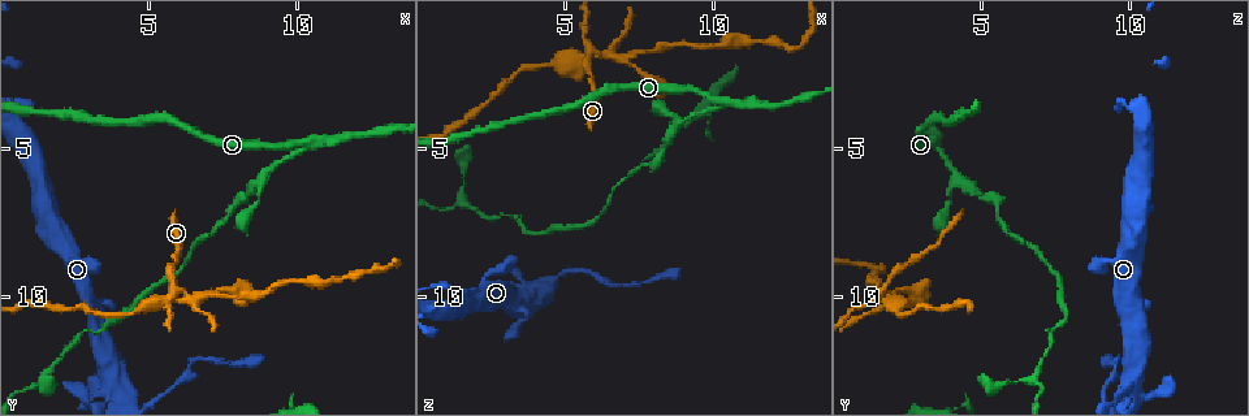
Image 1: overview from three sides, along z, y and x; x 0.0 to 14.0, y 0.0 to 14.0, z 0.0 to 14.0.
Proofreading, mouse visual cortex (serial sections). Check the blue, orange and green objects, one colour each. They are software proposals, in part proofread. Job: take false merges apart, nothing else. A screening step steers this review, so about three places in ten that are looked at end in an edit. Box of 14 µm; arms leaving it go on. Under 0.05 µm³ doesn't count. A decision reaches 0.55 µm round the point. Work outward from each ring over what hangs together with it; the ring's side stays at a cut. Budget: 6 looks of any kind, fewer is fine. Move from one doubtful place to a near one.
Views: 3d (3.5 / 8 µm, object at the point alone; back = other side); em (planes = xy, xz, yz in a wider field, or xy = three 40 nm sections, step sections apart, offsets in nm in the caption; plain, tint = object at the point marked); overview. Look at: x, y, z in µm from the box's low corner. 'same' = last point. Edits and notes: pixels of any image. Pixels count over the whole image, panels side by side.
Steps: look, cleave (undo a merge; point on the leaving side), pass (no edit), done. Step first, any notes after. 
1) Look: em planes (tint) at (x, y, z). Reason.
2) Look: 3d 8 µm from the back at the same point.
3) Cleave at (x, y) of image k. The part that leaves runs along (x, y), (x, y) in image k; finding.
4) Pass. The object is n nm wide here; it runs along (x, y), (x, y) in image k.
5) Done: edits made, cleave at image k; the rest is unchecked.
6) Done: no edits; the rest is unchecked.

Look: 3d 3.5 µm at (4.0, 13.4, 10.4). Abrupt turn.

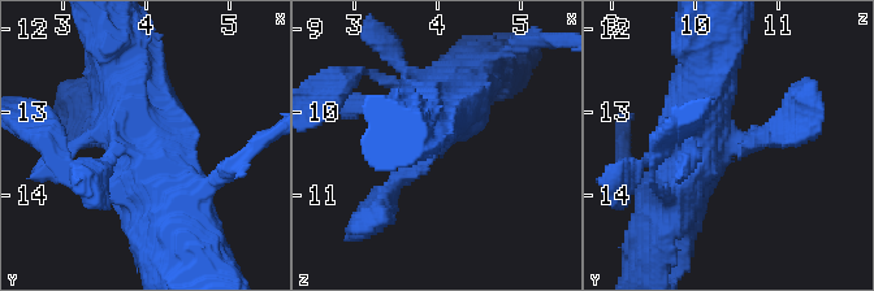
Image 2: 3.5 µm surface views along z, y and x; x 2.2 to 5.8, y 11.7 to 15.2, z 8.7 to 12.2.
Look: em planes (tint) at the same point.

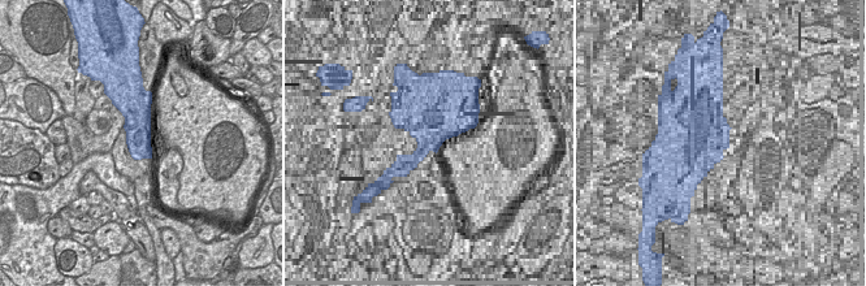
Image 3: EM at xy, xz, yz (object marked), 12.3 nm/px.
Pass. It runs along (418, 120), (381, 203) in image 2; continuous, no second cell.

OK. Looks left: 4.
Look: 3d 8 µm from the back at (6.4, 12.3, 9.5). Abrupt turn.

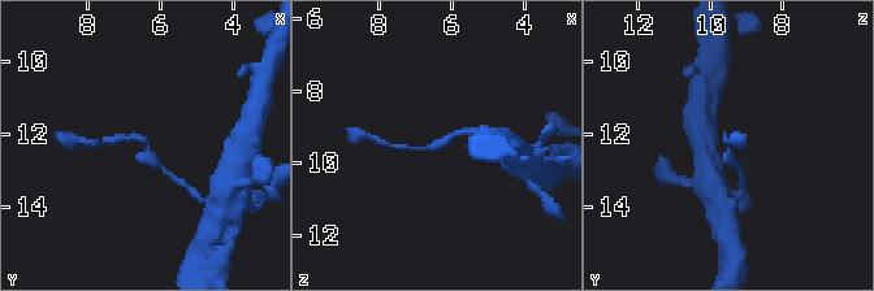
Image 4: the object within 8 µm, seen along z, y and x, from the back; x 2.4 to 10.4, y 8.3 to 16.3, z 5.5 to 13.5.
Look: em xy step 5 (tint) at (6.4, 12.2, 9.5). The arms are 150, 200 nm wide; now the EM.

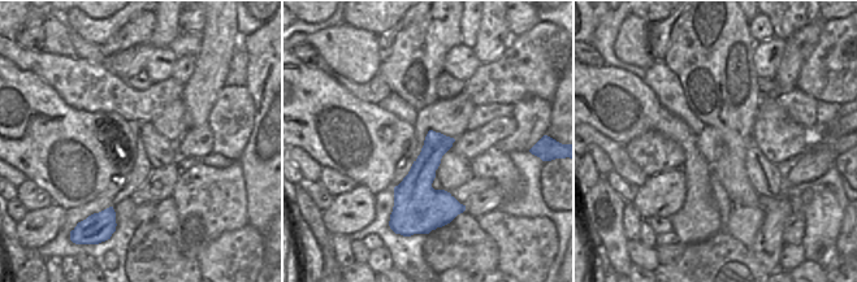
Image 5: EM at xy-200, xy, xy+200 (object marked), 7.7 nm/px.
Cleave at (120, 138) of image 4. The part that leaves runs along (145, 147), (137, 137), (94, 143) in image 4; two cells meet here.

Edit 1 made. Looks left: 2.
Done: edits made, cleave at image 4; the rest is unchecked.

